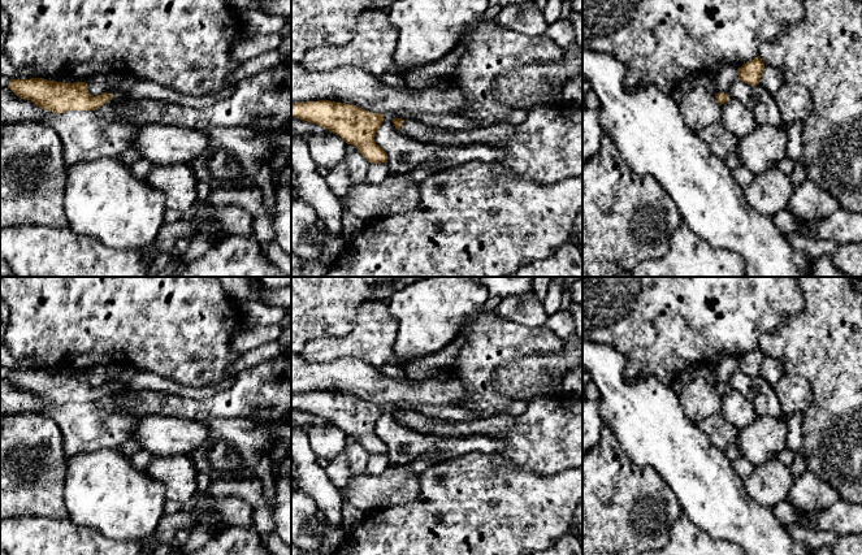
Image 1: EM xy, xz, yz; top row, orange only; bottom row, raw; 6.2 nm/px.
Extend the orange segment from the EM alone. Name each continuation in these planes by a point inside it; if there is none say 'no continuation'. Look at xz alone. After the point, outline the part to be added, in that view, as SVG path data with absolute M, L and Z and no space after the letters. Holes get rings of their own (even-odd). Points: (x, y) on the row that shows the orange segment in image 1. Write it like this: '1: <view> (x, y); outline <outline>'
1: xz (493, 134); outline M407 118L403 121L399 131L424 143L464 147L475 143L494 146L502 140L506 140L515 133L515 130L516 125L501 122L488 127L450 131L432 127L416 120Z

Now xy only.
1: xy (117, 95); outline M104 90L104 92L112 94L113 95L112 100L120 100L120 99L124 99L124 97L129 97L127 94L124 92L124 91L109 91L109 90Z

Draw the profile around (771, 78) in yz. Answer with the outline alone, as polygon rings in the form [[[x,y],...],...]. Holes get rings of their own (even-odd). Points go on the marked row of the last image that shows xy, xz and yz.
[[[764,65],[759,81],[762,87],[764,87],[771,95],[775,95],[784,83],[784,74],[779,69]]]

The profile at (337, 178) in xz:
[[[346,144],[346,155],[345,155],[345,159],[337,165],[334,166],[333,169],[330,169],[325,177],[325,182],[326,185],[330,187],[330,190],[339,198],[339,199],[345,199],[348,188],[351,187],[351,181],[350,181],[350,177],[348,177],[348,164],[347,164],[347,160],[346,157],[350,155],[350,153],[354,153],[354,152],[358,152],[358,147],[356,146],[352,146],[352,144]]]

